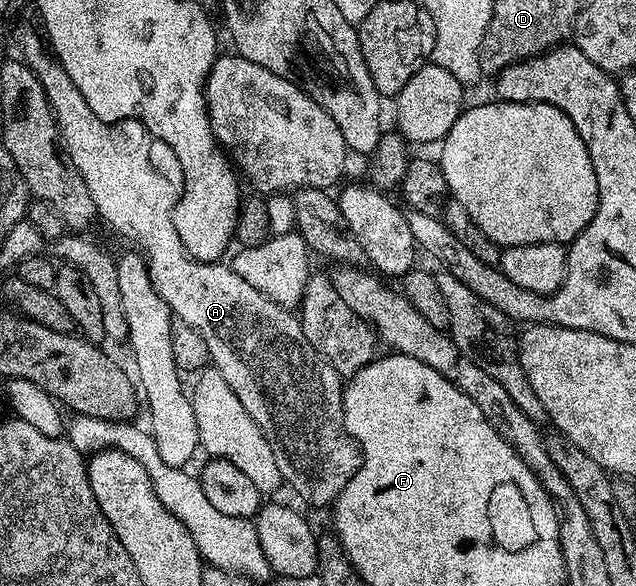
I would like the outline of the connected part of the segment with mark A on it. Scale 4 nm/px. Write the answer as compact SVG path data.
M29 32L22 38L19 56L33 71L35 78L39 78L47 94L47 102L57 119L57 134L64 155L75 166L83 182L87 182L87 190L91 190L91 202L95 202L98 217L102 221L105 219L127 243L138 248L134 249L149 268L149 283L167 302L174 317L195 326L195 330L203 334L212 367L223 374L223 382L235 390L235 396L239 402L243 402L247 414L251 414L253 421L271 442L282 481L286 485L289 483L307 503L328 509L361 465L361 449L345 431L343 377L322 360L311 342L307 342L300 319L290 309L271 302L267 294L259 294L259 290L243 282L243 278L239 278L228 263L198 260L187 251L173 221L173 184L153 165L154 137L138 120L116 124L103 122L103 118L99 118L95 110L87 106L87 98L79 94L79 86L71 82L67 70L63 70L60 62L51 55L46 41L38 36Z

